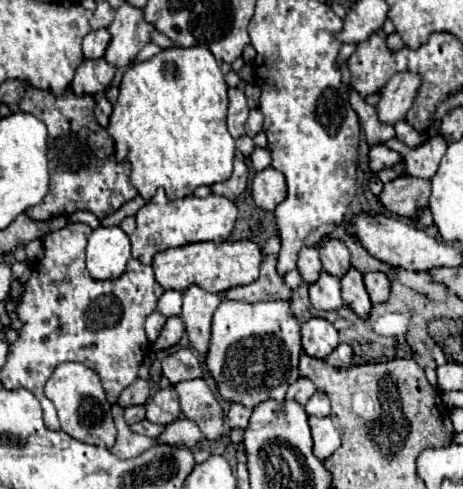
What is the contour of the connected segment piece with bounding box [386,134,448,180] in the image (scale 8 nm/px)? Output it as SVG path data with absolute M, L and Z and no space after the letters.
M438 134L434 136L432 140L428 140L426 144L422 144L420 148L408 148L406 144L402 144L400 140L388 140L386 146L390 146L392 150L398 150L402 156L404 156L404 162L406 162L406 170L408 174L414 174L416 178L426 178L430 180L436 170L438 170L438 164L446 152L446 140Z

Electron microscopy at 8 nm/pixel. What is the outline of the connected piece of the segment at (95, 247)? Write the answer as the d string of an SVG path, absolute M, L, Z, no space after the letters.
M120 226L92 232L86 248L86 266L92 278L114 280L120 278L130 260L130 238Z

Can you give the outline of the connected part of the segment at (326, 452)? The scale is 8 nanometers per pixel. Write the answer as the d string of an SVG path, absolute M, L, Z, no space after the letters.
M308 418L312 438L314 438L314 456L320 460L326 460L338 446L340 446L340 434L330 418Z

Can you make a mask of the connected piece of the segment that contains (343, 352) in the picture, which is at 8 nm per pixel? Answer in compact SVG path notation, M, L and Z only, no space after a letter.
M338 344L326 358L326 362L336 368L348 368L352 364L352 348L348 344Z

